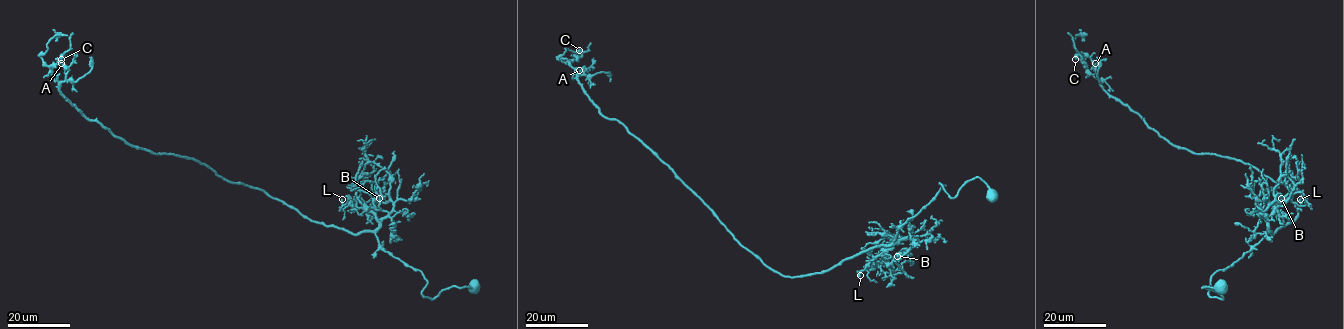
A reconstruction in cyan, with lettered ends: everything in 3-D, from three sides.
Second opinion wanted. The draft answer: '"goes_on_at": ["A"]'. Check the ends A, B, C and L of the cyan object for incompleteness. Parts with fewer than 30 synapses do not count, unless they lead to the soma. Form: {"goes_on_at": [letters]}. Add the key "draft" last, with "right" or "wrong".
{"goes_on_at": ["A"], "draft": "right"}

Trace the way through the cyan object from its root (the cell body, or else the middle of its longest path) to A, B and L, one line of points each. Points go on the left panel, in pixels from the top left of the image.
A: (473, 287), (424, 297), (422, 274), (373, 232), (324, 226), (198, 161), (127, 144), (63, 95), (61, 63)
B: (473, 287), (424, 297), (422, 274), (379, 243), (376, 229), (393, 206), (387, 195), (379, 198)
L: (473, 287), (424, 297), (422, 274), (380, 246), (376, 215), (355, 198), (344, 205), (342, 199)

